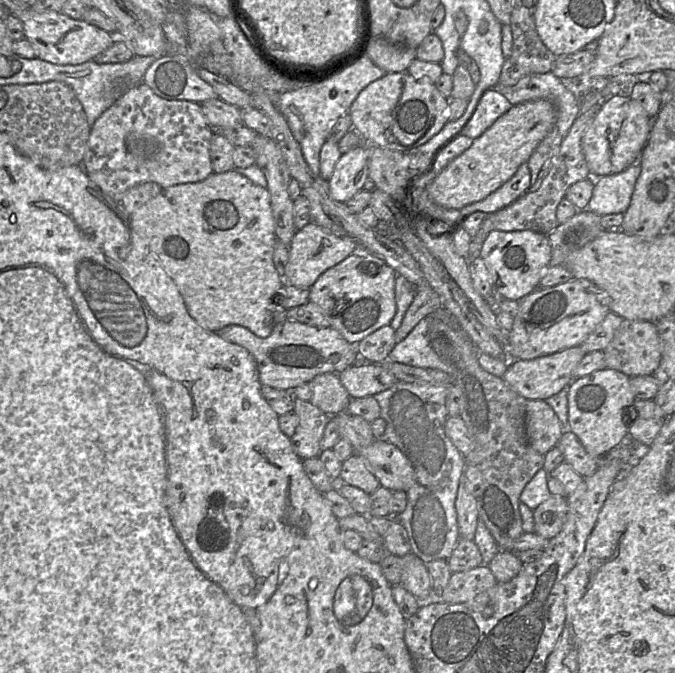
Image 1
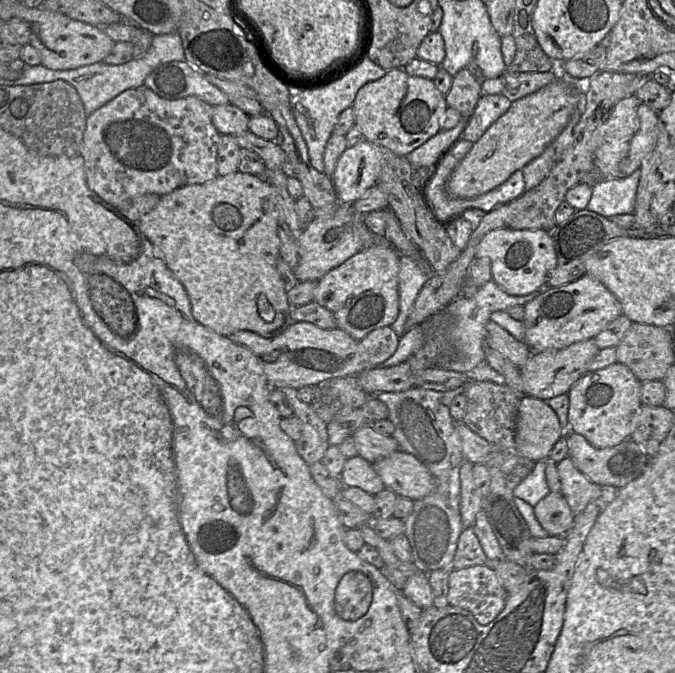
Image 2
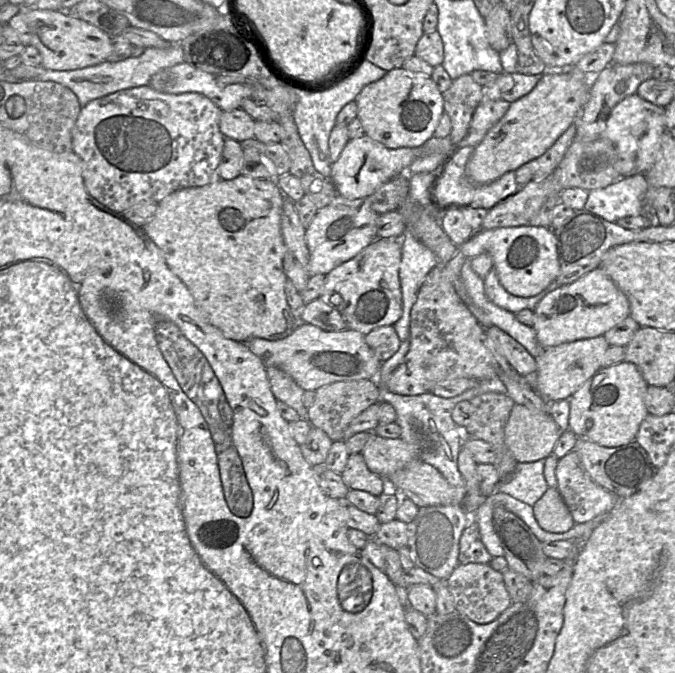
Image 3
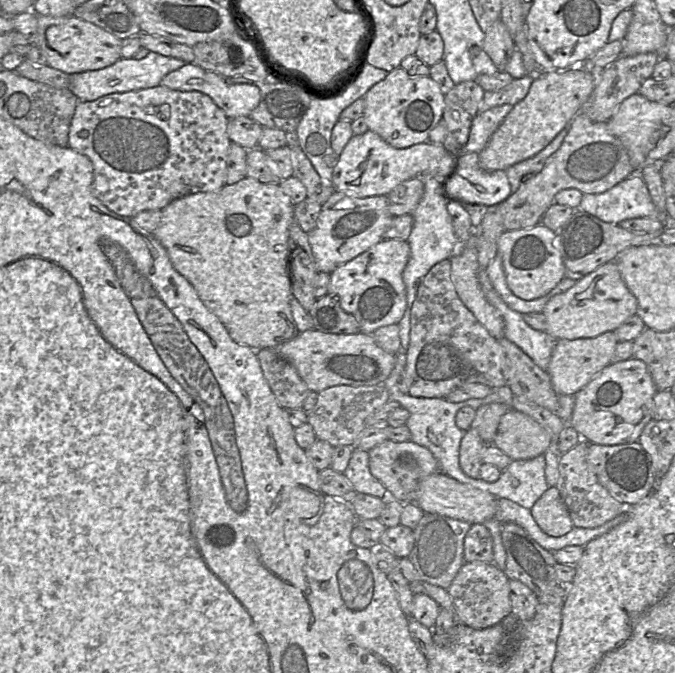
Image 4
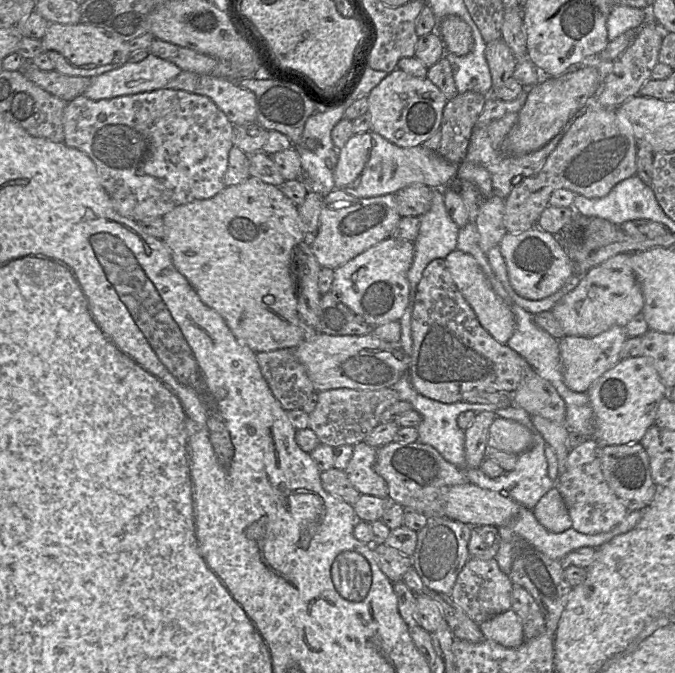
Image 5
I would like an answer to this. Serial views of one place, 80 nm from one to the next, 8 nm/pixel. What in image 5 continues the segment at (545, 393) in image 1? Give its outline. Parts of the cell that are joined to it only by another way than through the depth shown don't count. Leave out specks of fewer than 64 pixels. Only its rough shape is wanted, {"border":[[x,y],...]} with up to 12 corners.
{"border":[[625,328],[561,338],[565,385],[587,392],[621,360]]}

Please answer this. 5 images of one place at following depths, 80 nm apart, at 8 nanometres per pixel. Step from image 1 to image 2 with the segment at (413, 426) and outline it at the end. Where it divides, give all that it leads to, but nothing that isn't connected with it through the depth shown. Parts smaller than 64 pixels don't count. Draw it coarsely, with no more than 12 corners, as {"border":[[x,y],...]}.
{"border":[[412,387],[375,396],[400,450],[435,479],[404,520],[412,562],[451,569],[464,529],[465,460],[452,400]]}

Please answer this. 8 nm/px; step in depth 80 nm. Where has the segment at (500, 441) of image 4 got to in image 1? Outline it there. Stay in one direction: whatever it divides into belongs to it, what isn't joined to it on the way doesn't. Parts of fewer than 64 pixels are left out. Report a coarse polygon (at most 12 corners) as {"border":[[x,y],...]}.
{"border":[[545,400],[527,401],[528,443],[544,456],[563,435]]}

